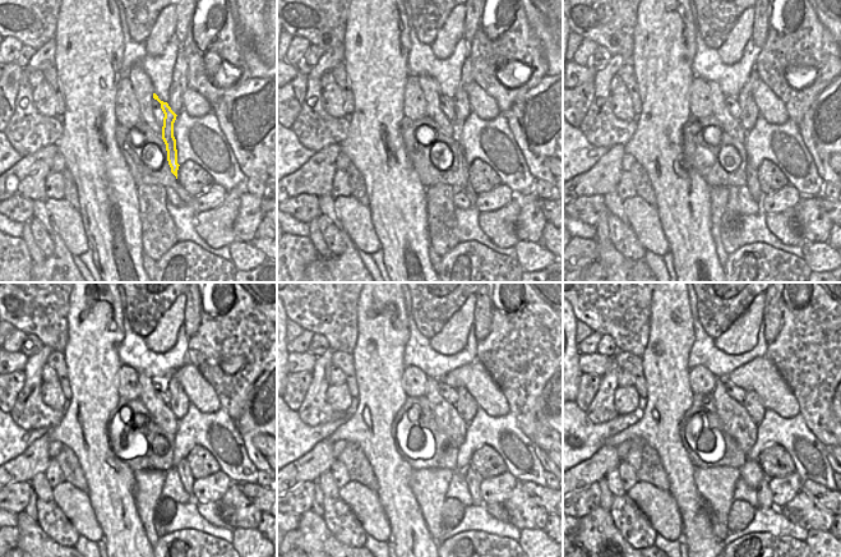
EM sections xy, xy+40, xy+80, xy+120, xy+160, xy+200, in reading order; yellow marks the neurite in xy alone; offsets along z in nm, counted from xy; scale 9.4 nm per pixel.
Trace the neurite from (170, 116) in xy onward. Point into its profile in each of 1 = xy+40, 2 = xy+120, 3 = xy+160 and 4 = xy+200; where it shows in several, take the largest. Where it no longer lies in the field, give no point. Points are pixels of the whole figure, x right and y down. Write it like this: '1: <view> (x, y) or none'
1: xy+40 (462, 167)
2: xy+120 (185, 475)
3: xy+160 (474, 479)
4: xy+200 (765, 501)

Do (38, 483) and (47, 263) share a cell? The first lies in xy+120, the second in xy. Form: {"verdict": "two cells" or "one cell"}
{"verdict": "one cell"}

